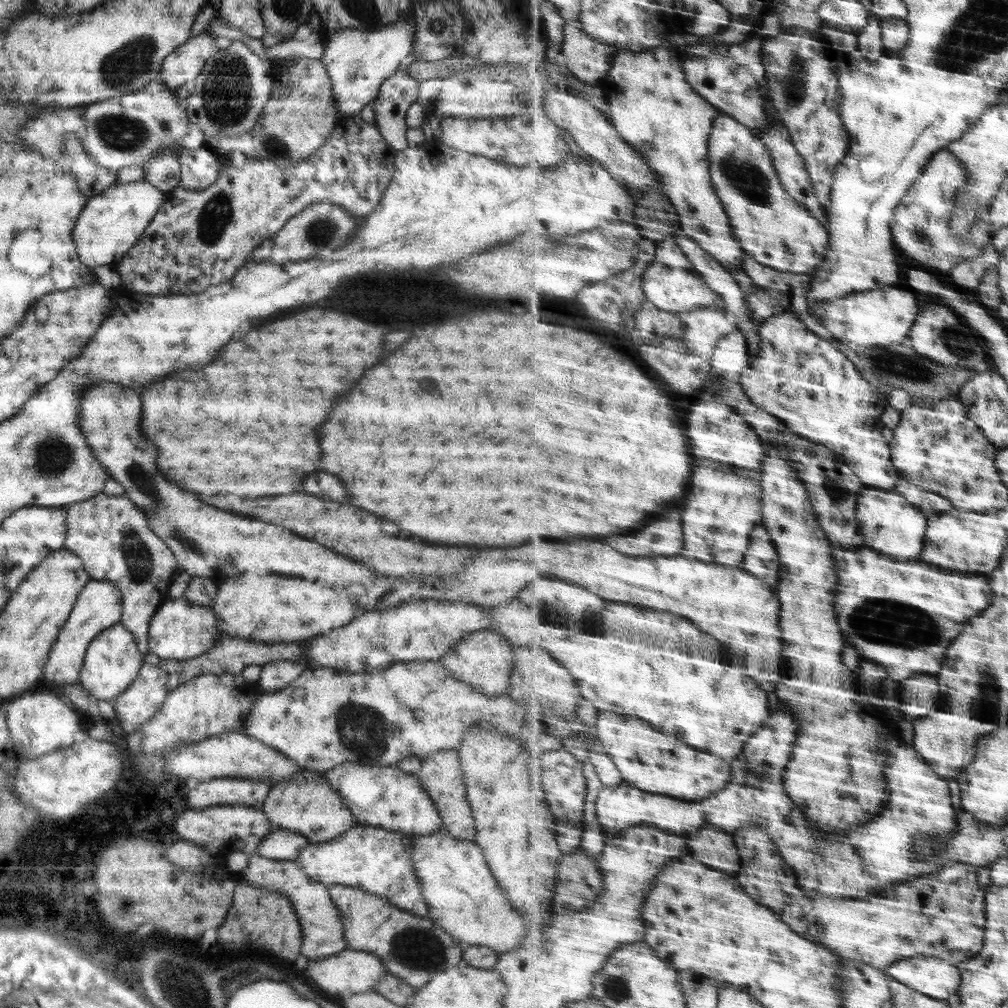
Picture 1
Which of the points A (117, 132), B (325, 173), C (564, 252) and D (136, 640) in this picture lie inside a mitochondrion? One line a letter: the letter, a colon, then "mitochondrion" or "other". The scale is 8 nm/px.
A: mitochondrion
B: other
C: mitochondrion
D: other

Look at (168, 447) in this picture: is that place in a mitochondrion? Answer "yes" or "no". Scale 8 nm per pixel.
no

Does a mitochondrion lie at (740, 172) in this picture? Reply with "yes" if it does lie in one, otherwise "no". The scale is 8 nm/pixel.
yes

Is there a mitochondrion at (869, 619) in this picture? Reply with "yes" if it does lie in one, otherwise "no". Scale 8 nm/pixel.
yes

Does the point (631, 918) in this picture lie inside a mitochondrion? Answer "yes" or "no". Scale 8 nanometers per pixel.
no

